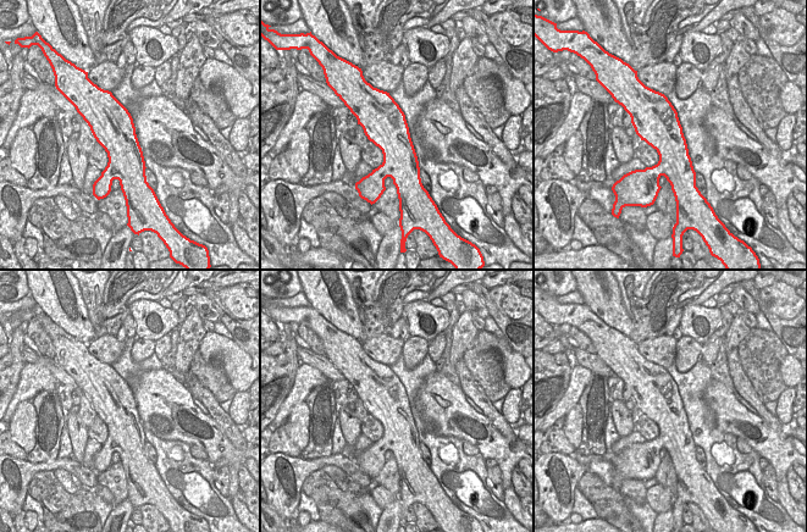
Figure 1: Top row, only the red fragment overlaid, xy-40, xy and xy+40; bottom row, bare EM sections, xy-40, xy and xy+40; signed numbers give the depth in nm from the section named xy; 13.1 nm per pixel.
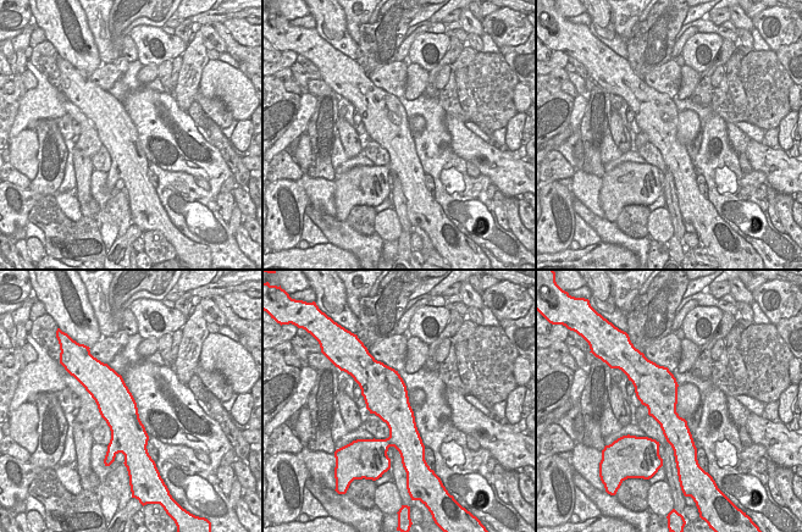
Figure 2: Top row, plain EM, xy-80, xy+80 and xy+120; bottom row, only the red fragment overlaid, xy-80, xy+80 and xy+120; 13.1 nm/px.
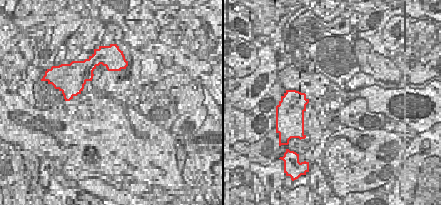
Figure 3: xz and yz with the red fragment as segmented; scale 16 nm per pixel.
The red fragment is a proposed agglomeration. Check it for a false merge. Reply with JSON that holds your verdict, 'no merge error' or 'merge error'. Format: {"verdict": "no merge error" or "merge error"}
{"verdict": "no merge error"}

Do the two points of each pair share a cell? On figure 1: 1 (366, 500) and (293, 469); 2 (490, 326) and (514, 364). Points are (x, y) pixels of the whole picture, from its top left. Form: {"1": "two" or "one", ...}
{"1": "two", "2": "two"}

